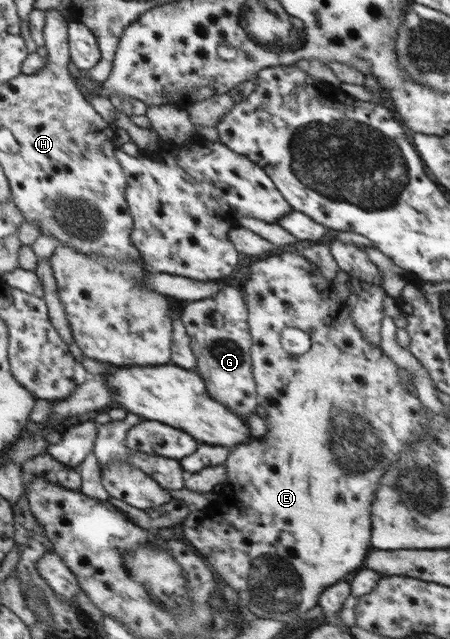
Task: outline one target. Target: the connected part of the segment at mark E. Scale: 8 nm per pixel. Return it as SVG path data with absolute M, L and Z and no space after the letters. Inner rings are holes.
M282 253L282 255L269 255L268 257L264 257L254 263L250 267L250 275L248 276L248 282L244 285L244 297L246 298L246 305L248 310L248 319L247 324L249 325L249 332L252 338L252 347L251 347L251 361L252 363L252 370L254 381L256 384L257 389L257 399L259 405L264 407L264 411L266 411L266 419L265 424L267 425L267 432L262 437L262 439L254 439L250 440L250 442L246 442L235 450L231 451L224 463L226 466L226 483L230 485L230 487L225 487L224 492L222 495L228 497L228 501L244 501L244 503L228 503L226 505L226 509L224 509L224 513L226 513L226 517L222 517L222 521L220 521L220 517L217 516L215 513L212 513L211 509L209 510L198 510L196 511L189 511L188 517L186 517L186 521L184 523L180 523L180 527L177 528L177 531L181 534L183 539L186 539L194 549L206 560L206 562L213 567L215 573L224 581L226 584L230 585L236 593L239 595L239 599L244 607L248 609L249 612L252 612L256 617L262 619L269 619L269 620L278 620L278 621L298 621L298 616L300 613L304 613L308 611L308 609L312 609L315 605L318 605L318 599L320 599L320 593L324 592L324 588L328 588L328 586L335 584L336 582L344 579L350 579L350 571L354 571L354 569L358 569L360 565L362 565L362 561L364 561L364 557L366 557L366 549L370 549L370 505L375 501L375 493L376 489L378 488L378 481L382 479L382 475L384 475L384 467L389 465L390 463L396 463L396 459L400 453L403 453L412 445L412 443L416 443L416 441L420 441L426 433L428 433L428 429L430 429L430 418L428 418L428 414L426 414L426 408L422 405L420 398L418 398L417 394L412 392L404 381L400 380L400 374L398 374L399 368L383 353L383 350L376 344L372 344L372 342L368 342L366 340L366 336L362 335L360 329L356 328L356 324L354 320L350 319L349 317L349 309L350 307L346 305L346 302L343 303L338 299L337 293L334 291L333 283L331 281L326 280L322 275L322 272L318 270L316 265L313 265L310 261L306 260L300 254L296 253ZM285 327L296 327L296 329L301 329L310 335L311 340L311 347L304 353L304 355L300 356L293 356L289 355L286 350L282 347L281 344L281 332Z

